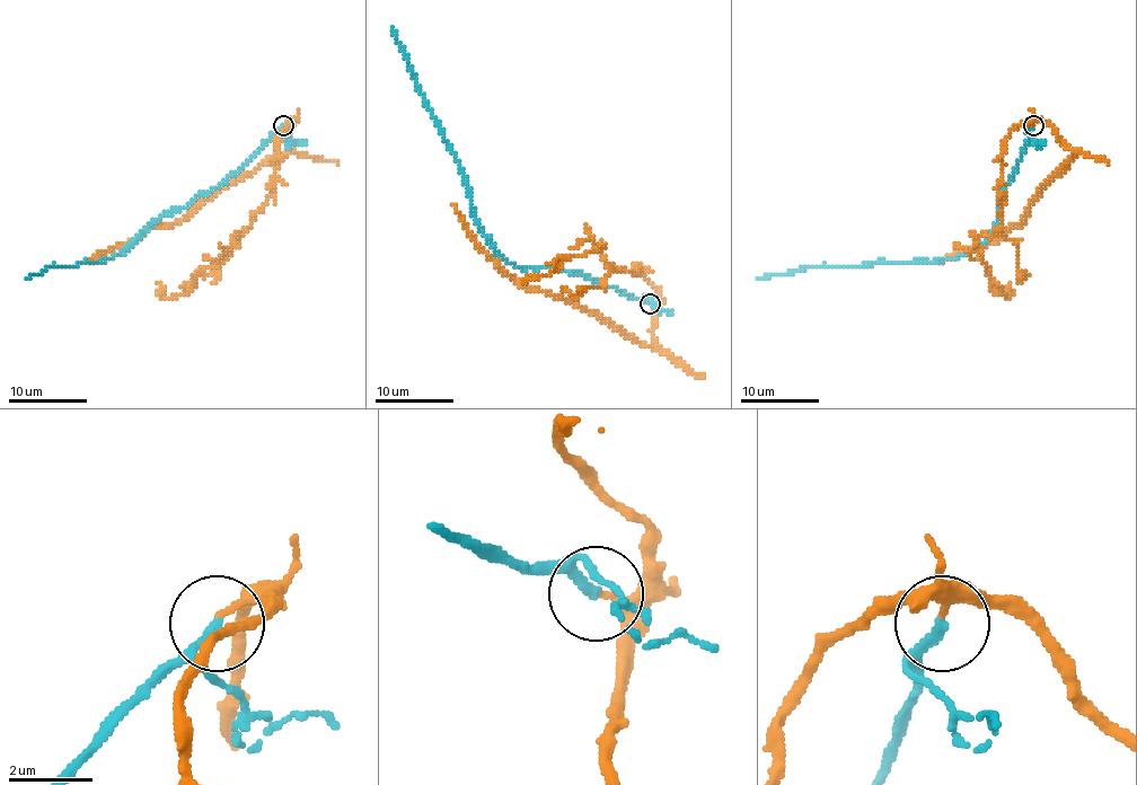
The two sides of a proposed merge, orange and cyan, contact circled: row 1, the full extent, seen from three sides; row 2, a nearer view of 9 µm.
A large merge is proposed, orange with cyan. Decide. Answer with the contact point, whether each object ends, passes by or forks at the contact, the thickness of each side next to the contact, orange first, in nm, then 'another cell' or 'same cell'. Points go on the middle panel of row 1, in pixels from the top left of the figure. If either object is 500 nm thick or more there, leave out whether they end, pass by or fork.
at (650, 303); orange ends there; cyan ends there; 160 nm thick on the orange side, 220 nm on the other; another cell

